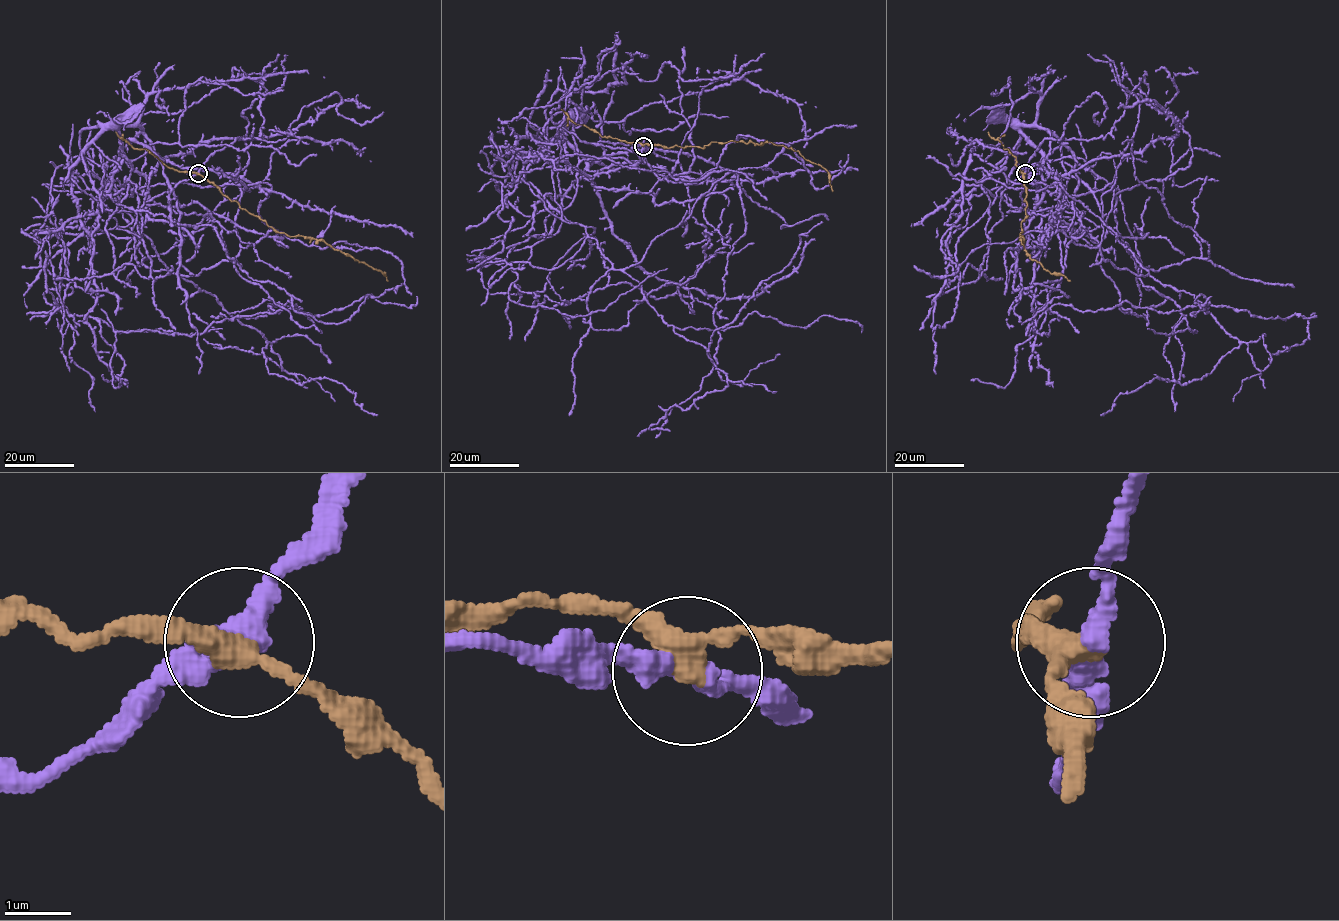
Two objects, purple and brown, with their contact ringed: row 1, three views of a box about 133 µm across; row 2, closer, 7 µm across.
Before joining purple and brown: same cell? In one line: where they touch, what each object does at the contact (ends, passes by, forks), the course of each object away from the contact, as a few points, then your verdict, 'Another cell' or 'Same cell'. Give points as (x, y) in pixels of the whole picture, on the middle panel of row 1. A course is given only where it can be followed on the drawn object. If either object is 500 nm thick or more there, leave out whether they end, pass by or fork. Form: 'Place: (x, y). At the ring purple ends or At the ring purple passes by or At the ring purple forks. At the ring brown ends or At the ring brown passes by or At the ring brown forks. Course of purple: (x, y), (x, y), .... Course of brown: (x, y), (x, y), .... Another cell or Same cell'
Place: (643, 146). At the ring purple passes by. At the ring brown passes by. Course of purple: (642, 146), (560, 129), (563, 219), (668, 325), (718, 330), (737, 173), (562, 156), (572, 91). Course of brown: (642, 146), (704, 148), (711, 142), (733, 140), (772, 142), (823, 167), (833, 191). Another cell

